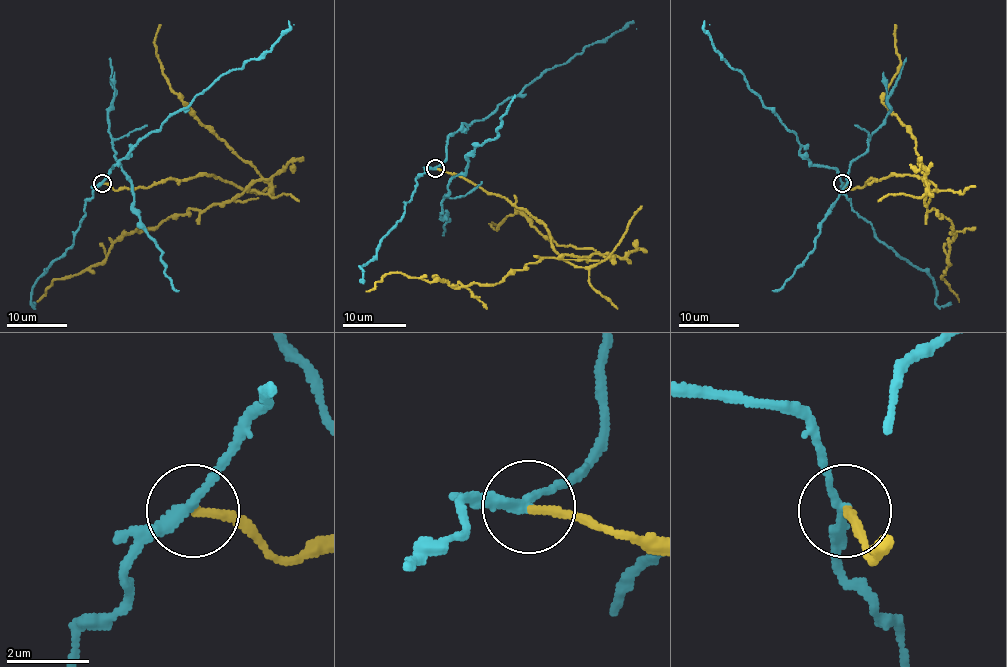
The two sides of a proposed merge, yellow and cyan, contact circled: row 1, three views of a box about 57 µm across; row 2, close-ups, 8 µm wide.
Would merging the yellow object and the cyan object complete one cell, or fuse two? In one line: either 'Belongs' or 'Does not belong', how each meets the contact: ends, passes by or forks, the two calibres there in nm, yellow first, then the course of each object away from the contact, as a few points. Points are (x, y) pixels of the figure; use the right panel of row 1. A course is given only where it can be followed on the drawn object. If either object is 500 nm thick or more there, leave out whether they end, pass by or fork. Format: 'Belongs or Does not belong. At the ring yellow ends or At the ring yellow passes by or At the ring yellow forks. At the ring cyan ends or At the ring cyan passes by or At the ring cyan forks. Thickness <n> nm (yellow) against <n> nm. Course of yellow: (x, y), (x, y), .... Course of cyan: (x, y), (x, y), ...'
Does not belong. At the ring yellow ends. At the ring cyan passes by. Thickness 200 nm (yellow) against 240 nm. Course of yellow: (843, 183), (929, 180), (936, 189), (924, 180), (924, 201), (955, 233), (941, 278), (959, 301). Course of cyan: (843, 183), (835, 169), (812, 165), (799, 151), (796, 136), (714, 50), (704, 30), (710, 24)

